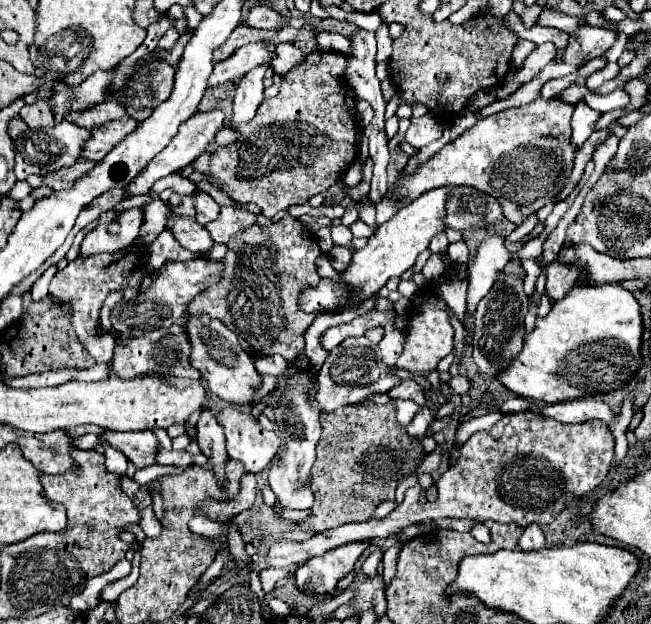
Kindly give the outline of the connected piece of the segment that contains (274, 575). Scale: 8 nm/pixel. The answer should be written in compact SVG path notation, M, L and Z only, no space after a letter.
M290 565L284 568L268 568L259 573L261 585L265 593L274 590L278 580L287 577L291 572L295 572L300 567L298 565Z

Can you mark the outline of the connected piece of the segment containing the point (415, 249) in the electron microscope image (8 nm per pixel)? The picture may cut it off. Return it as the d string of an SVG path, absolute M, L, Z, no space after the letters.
M437 187L437 189L431 189L431 191L423 193L419 199L401 207L393 219L383 223L377 229L377 235L369 237L369 241L363 249L353 251L351 265L343 271L343 281L355 291L353 293L355 303L365 301L371 295L379 293L379 289L391 277L399 277L403 271L413 267L419 253L429 249L431 239L437 233L443 233L447 229L443 219L445 219L445 205L449 201L451 191L453 191L453 187Z

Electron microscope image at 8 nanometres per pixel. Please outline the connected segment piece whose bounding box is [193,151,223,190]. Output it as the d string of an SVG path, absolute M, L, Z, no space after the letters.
M206 151L203 154L201 154L194 162L193 165L195 170L200 171L202 174L206 176L206 178L218 189L223 190L223 186L219 183L214 181L211 178L211 175L209 173L209 162L211 159L212 153Z

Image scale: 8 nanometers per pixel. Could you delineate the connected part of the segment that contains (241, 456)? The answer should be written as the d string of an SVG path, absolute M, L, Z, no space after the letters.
M223 407L217 419L225 429L231 459L241 461L249 473L261 473L271 465L281 449L281 439L275 431L263 429L247 409Z

